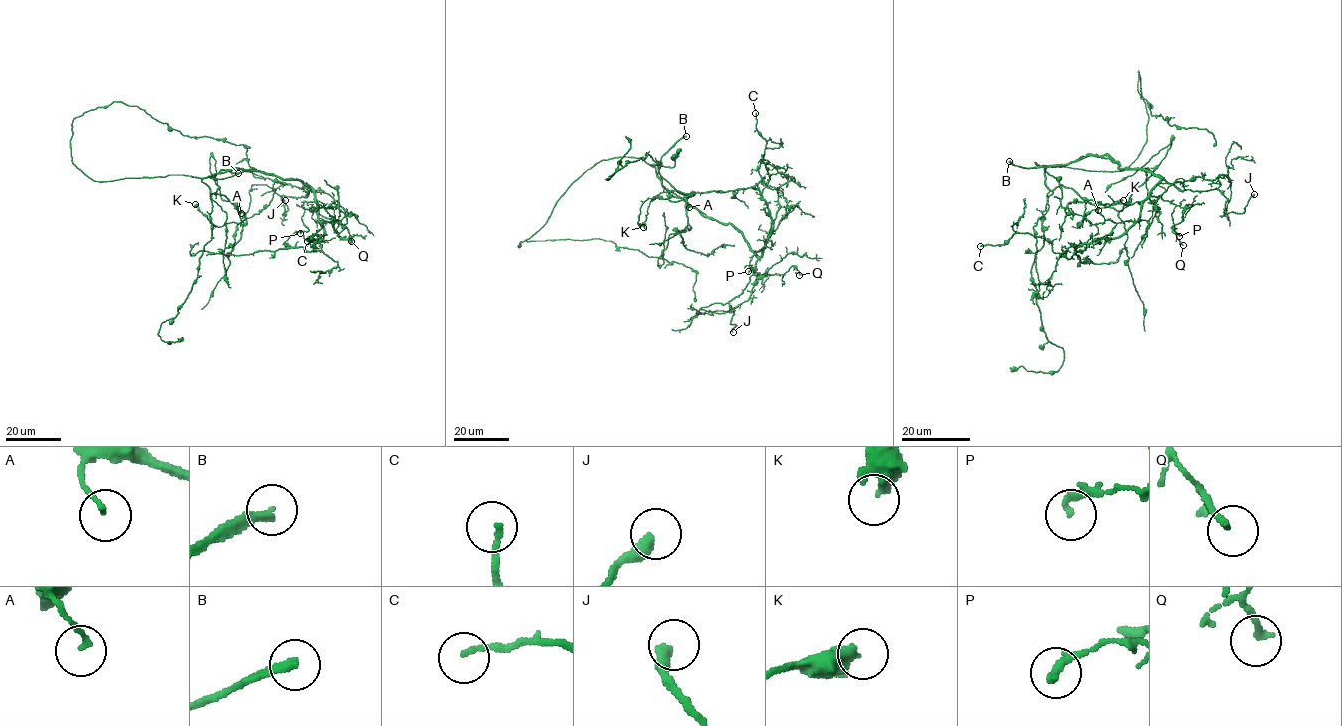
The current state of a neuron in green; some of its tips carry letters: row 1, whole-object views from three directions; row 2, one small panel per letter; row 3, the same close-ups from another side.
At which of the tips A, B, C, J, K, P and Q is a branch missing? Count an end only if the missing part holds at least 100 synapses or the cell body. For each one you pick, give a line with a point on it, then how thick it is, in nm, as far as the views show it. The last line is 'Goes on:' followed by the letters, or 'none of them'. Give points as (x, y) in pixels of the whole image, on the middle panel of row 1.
B: (686, 136) | 240 nm
Goes on: B

